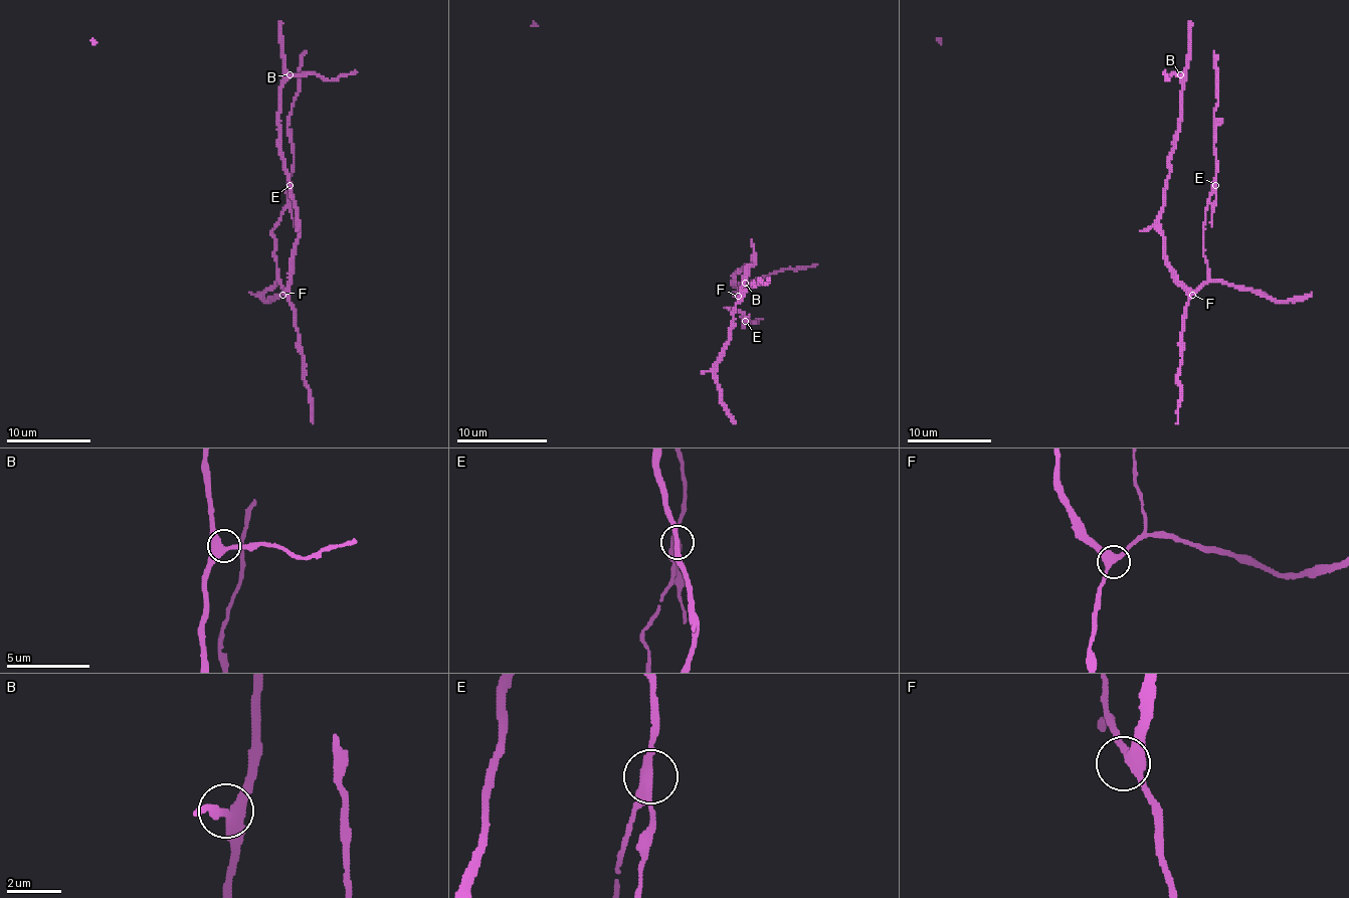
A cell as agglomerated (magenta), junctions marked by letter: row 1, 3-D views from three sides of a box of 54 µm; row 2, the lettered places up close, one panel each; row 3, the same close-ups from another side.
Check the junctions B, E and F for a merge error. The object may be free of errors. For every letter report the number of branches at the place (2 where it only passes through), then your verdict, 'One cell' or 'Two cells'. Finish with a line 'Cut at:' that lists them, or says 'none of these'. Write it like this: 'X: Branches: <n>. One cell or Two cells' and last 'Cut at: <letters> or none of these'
B: Branches: 3. One cell
E: Branches: 3. Two cells
F: Branches: 3. One cell
Cut at: E

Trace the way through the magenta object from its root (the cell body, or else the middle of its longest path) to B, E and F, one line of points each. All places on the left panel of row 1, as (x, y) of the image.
B: (290, 182), (278, 129), (278, 91), (280, 82), (290, 74)
E: (290, 182), (298, 220), (298, 243), (294, 274), (285, 290), (276, 280), (272, 228), (287, 203), (290, 184)
F: (290, 182), (298, 220), (298, 243), (290, 288), (282, 295)

